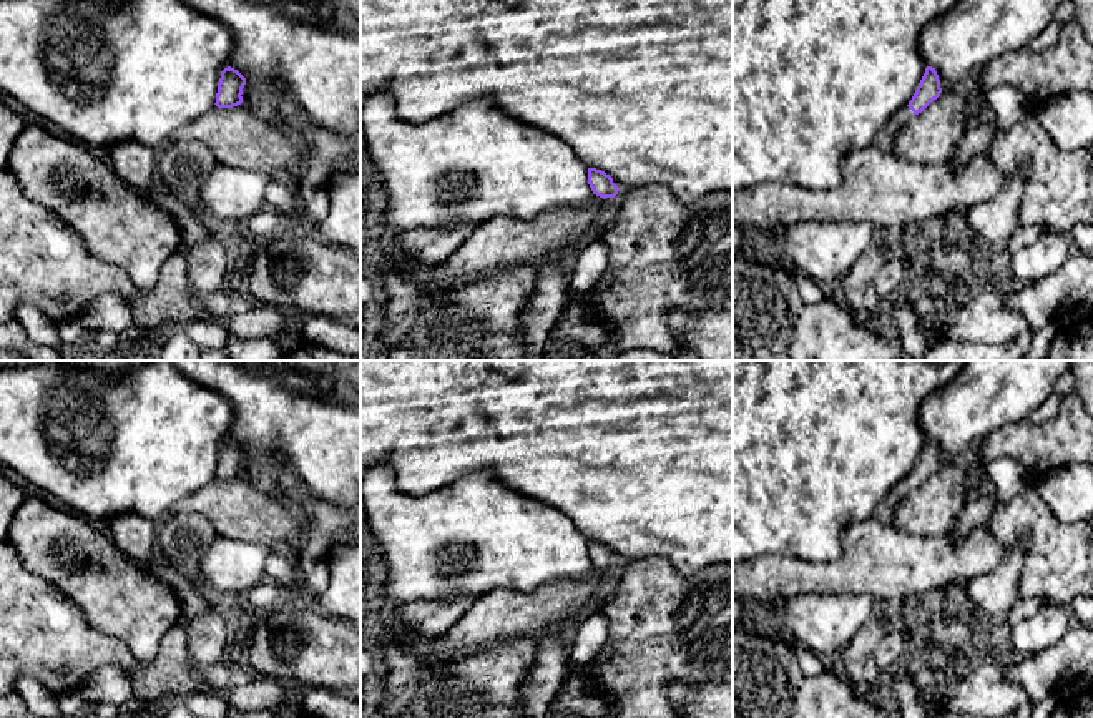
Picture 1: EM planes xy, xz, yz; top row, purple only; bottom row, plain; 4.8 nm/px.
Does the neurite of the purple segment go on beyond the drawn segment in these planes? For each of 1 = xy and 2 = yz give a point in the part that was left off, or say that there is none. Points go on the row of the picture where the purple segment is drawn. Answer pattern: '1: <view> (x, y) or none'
1: none
2: yz (906, 113)

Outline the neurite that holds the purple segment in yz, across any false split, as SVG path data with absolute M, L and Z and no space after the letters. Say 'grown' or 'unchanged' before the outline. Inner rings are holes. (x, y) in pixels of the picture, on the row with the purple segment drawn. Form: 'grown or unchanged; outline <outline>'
grown; outline M927 66L912 100L887 123L879 141L887 145L907 120L922 113L940 93L939 75L935 68Z

